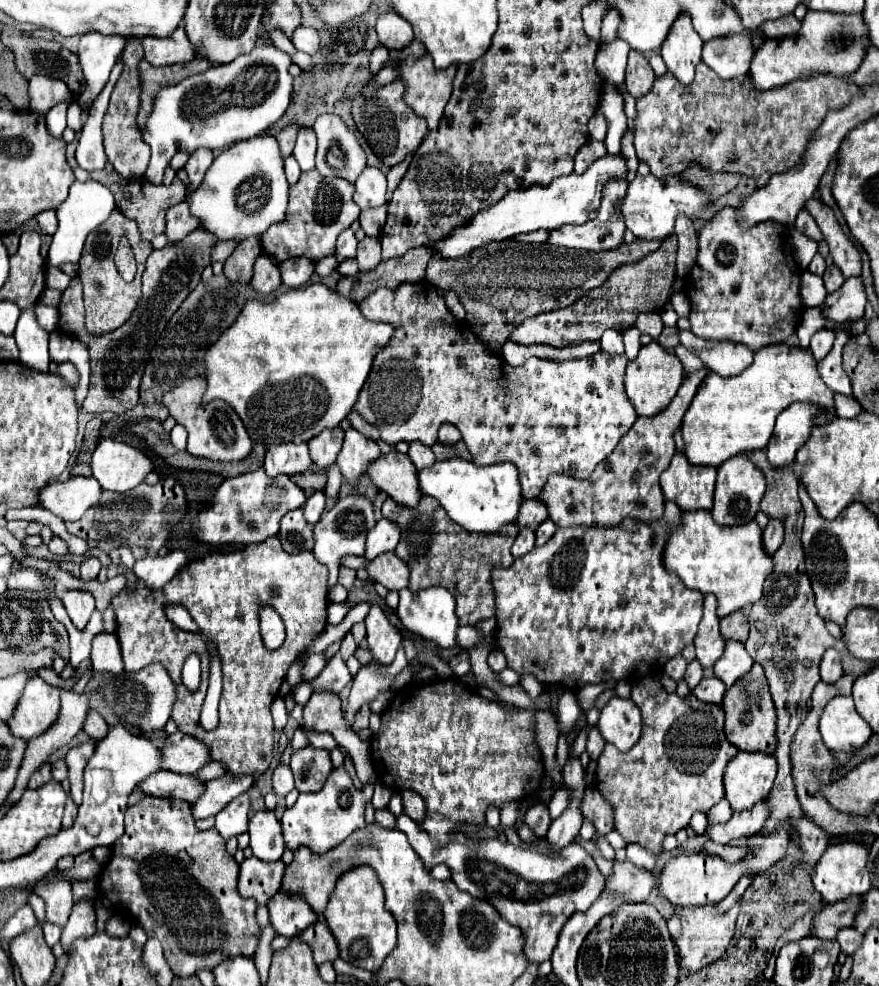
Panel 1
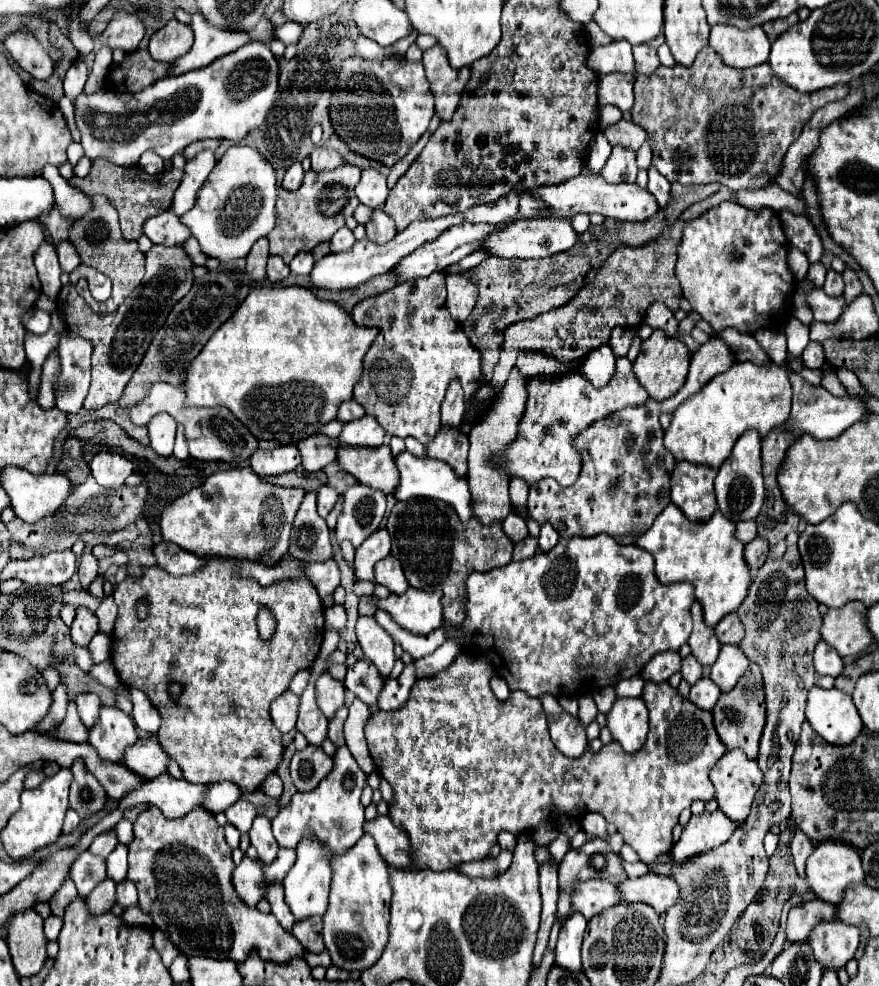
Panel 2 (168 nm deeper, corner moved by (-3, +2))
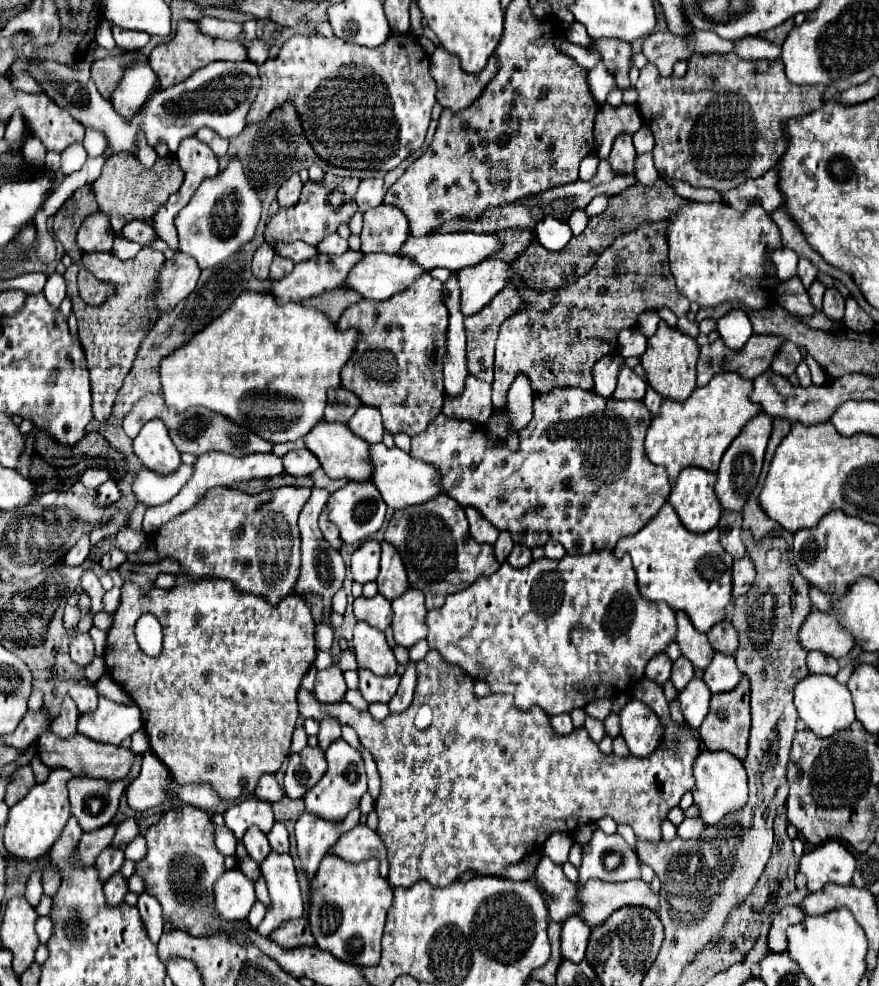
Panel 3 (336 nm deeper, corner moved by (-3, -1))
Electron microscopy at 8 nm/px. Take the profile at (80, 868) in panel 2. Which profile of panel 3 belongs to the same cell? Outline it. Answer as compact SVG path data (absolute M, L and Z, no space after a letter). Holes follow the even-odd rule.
M107 847L105 851L101 851L101 855L95 861L95 869L99 873L99 879L105 883L113 873L119 871L119 867L121 867L123 861L125 861L125 857L123 857L121 849Z

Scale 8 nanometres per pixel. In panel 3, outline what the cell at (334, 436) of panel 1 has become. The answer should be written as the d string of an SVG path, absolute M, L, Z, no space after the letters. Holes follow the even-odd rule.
M297 449L297 451L289 451L283 457L283 465L285 471L293 477L305 477L311 475L313 471L317 471L321 467L319 459L309 451L309 449Z

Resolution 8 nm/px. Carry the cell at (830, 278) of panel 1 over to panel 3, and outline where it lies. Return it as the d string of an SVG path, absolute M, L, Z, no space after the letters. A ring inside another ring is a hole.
M829 287L825 291L825 297L823 297L823 313L827 317L831 317L831 319L841 321L843 319L843 311L845 311L845 299L843 299L843 295L835 287Z

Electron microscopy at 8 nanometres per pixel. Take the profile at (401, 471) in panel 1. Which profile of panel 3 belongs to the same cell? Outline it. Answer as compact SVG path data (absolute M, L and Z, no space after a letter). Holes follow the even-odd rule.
M325 419L319 421L307 435L305 435L307 449L317 455L321 461L323 471L331 479L347 479L347 481L369 481L369 443L357 439L347 425L341 423L327 423Z

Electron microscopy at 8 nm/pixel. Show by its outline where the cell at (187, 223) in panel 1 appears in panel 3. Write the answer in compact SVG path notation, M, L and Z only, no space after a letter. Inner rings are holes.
M131 221L123 227L123 237L137 241L139 245L151 245L153 241L157 241L157 231L153 227L151 221Z

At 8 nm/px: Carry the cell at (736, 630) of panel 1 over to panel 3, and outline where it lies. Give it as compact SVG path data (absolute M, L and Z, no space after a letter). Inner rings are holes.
M721 621L717 625L713 625L707 633L709 643L715 651L721 651L725 655L733 655L737 651L739 639L737 639L737 629L729 623L729 621Z

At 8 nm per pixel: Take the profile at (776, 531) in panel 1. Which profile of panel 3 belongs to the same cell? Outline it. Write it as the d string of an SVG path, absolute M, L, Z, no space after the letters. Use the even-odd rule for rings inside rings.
M749 557L743 559L735 559L733 563L733 595L745 595L749 591L749 587L753 585L757 571L753 567L753 561Z

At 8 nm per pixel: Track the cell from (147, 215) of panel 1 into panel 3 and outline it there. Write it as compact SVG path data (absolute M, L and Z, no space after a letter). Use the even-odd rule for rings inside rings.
M117 155L111 157L101 177L91 185L95 191L95 199L99 203L99 209L109 215L109 223L117 237L121 237L121 227L133 219L145 219L149 221L161 205L167 203L167 199L181 187L183 183L183 171L175 159L175 155L169 155L167 159L157 159L153 169L143 169L139 159L133 155Z

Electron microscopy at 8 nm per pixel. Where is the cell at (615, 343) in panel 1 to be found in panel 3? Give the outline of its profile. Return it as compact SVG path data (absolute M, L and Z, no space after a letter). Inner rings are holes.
M629 329L619 335L619 353L623 357L641 357L645 349L647 349L647 337L643 337L637 329Z

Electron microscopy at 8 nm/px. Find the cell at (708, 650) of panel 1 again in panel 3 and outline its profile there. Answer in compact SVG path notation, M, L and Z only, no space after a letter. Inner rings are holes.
M677 611L677 627L679 627L679 633L677 633L677 643L681 647L681 653L693 663L695 669L705 669L709 667L715 651L711 647L711 643L707 641L707 635L705 633L699 633L691 619L687 619L685 611Z

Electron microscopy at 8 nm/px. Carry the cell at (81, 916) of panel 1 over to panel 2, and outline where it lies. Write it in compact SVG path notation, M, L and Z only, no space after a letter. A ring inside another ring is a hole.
M111 878L103 880L89 896L87 896L87 902L89 902L89 910L93 914L105 914L113 908L117 896L115 896L115 882Z

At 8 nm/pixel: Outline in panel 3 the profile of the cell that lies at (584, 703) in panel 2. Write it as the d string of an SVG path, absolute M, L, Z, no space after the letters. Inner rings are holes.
M431 649L427 653L427 657L417 663L417 687L415 687L413 703L403 713L389 715L385 721L377 721L369 713L361 713L361 711L353 709L347 701L333 703L333 705L325 705L325 703L319 703L315 699L315 695L311 691L307 691L307 689L299 689L299 693L297 693L299 715L303 719L309 719L309 717L321 719L323 715L329 713L329 715L337 717L343 725L351 725L357 731L363 747L373 755L373 759L377 763L377 769L379 769L379 775L381 775L381 795L375 801L377 803L377 815L379 815L379 827L377 827L377 831L379 831L379 835L381 835L381 839L383 839L383 843L385 843L385 847L389 851L389 865L391 865L391 869L389 869L389 883L391 883L391 887L411 887L419 879L427 879L435 887L445 887L445 885L453 883L461 873L465 873L469 869L473 869L473 871L477 871L481 875L497 875L497 877L501 877L505 865L515 865L525 855L537 851L551 833L555 833L555 831L561 831L561 833L567 833L569 831L569 833L573 833L579 825L587 825L587 823L599 821L601 817L611 817L619 825L629 825L635 831L635 835L637 835L639 841L649 841L649 843L659 843L661 841L661 821L667 819L669 811L679 805L681 797L687 791L693 789L693 763L695 763L699 751L703 749L703 743L701 743L701 739L699 739L699 735L697 735L695 729L691 729L689 725L681 727L679 723L675 723L671 719L669 707L667 707L667 699L663 695L663 689L657 683L653 683L649 679L641 679L641 683L637 683L637 687L633 691L633 697L639 699L639 701L643 701L645 705L649 705L657 713L657 717L661 719L661 723L665 725L663 739L661 739L661 747L657 747L657 751L653 751L653 755L643 757L643 759L631 757L631 755L629 757L619 757L615 753L609 753L609 755L601 753L599 745L589 737L589 733L587 733L585 727L575 729L571 735L559 737L551 729L549 715L545 715L545 711L541 711L539 707L531 707L529 711L523 711L523 709L519 709L519 707L513 705L513 695L475 697L473 695L473 683L475 683L475 679L469 677L469 675L465 675L461 671L461 667L447 663L439 655L439 651Z

